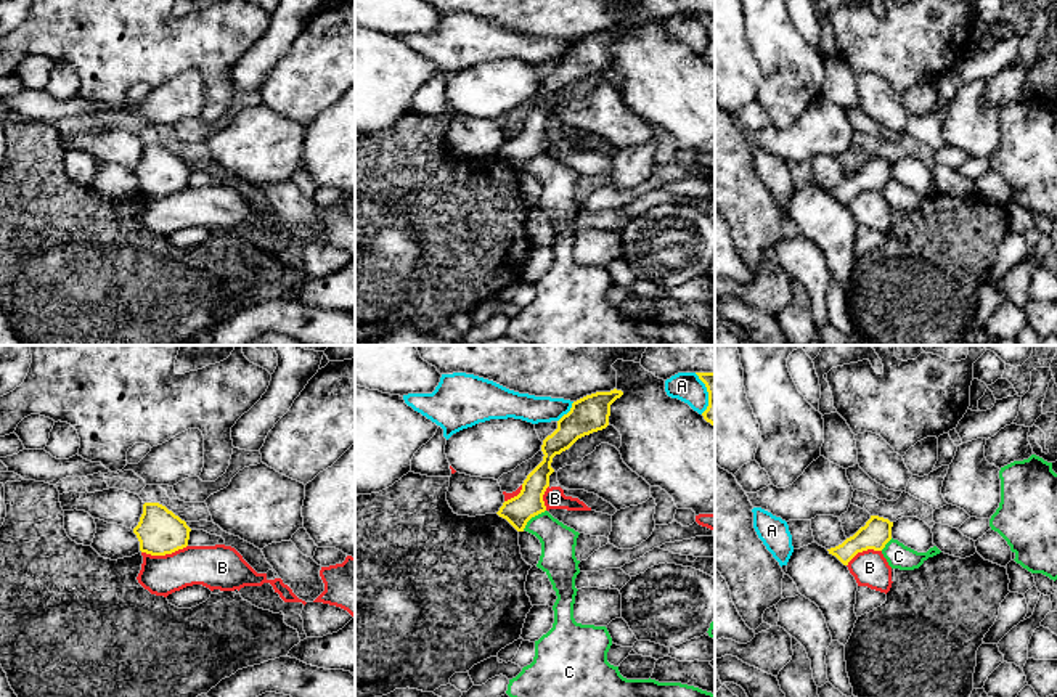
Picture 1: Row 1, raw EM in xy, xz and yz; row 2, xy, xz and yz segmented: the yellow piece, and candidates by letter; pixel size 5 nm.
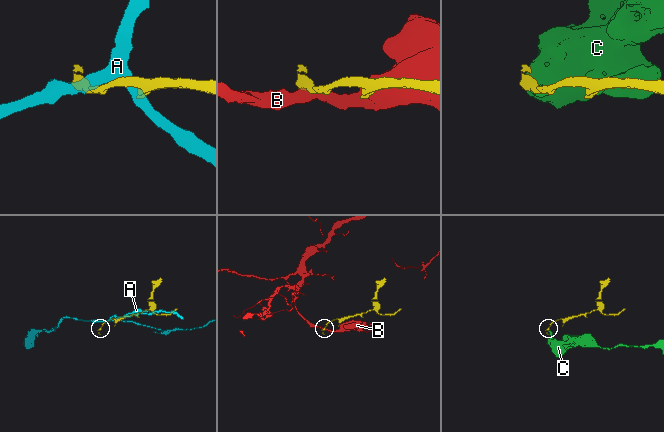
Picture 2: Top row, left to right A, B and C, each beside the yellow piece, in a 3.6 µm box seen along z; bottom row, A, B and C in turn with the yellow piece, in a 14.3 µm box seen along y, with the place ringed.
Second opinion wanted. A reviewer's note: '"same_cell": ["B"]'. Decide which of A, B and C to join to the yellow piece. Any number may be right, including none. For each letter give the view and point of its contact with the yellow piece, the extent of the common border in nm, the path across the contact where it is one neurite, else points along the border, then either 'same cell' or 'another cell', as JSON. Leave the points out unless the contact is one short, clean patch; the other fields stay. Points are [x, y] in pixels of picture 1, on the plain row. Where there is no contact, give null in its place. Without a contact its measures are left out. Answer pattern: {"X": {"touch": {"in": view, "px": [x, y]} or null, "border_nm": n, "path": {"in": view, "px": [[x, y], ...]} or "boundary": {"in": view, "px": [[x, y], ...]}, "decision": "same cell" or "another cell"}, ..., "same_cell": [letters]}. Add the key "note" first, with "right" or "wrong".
{"note": "wrong", "A": {"touch": {"in": "xz", "px": [569, 52]}, "border_nm": 130, "decision": "another cell"}, "B": {"touch": {"in": "xy", "px": [164, 195]}, "border_nm": 240, "decision": "another cell"}, "C": {"touch": {"in": "xz", "px": [532, 156]}, "border_nm": 160, "boundary": {"in": "xz", "px": [[545, 150], [535, 154], [522, 169]]}, "decision": "another cell"}, "same_cell": []}

